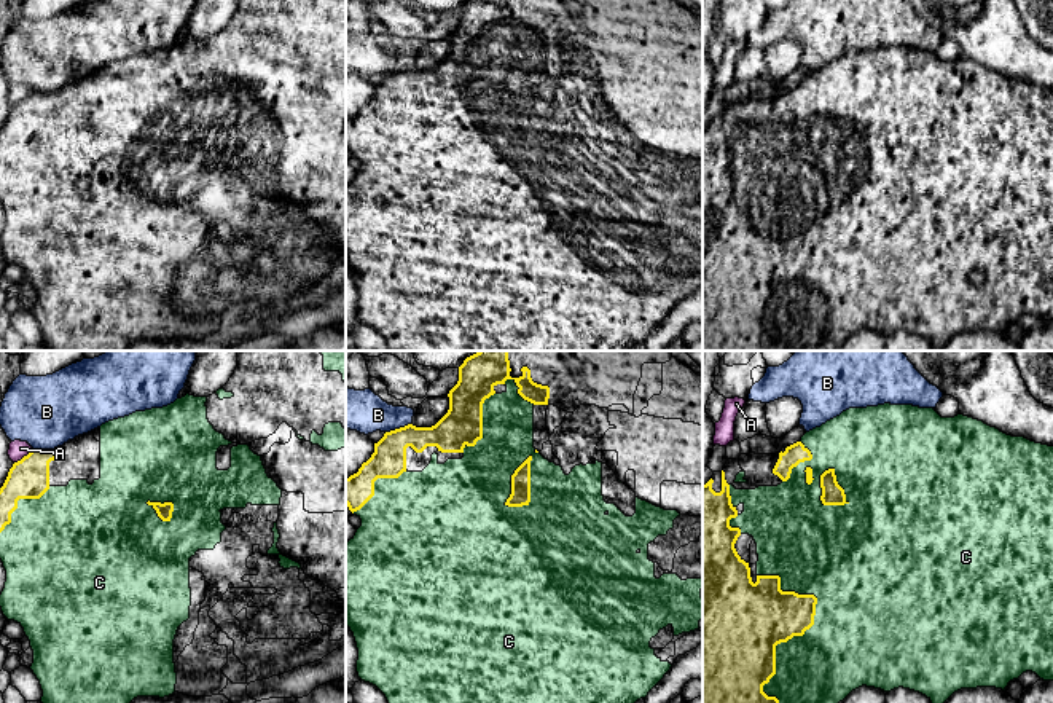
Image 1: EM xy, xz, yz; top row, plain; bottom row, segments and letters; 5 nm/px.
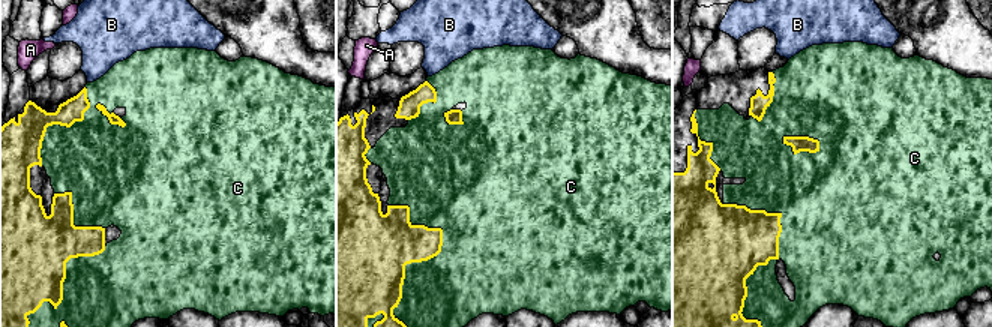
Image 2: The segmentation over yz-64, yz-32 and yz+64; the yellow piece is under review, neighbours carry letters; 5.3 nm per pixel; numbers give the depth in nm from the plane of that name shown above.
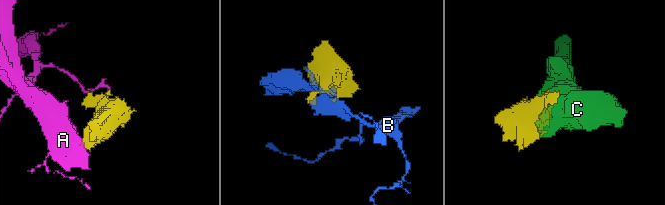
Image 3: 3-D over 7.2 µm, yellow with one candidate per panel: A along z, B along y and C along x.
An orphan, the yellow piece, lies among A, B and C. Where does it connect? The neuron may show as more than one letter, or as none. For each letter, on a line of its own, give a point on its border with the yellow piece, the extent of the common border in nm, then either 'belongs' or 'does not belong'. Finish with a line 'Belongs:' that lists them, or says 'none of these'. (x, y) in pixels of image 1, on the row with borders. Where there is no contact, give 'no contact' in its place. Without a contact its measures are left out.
A: xy (24, 456) | 120 nm | does not belong
B: xz (397, 429) | 140 nm | does not belong
C: yz (811, 625) | 650 nm | belongs
Belongs: C

